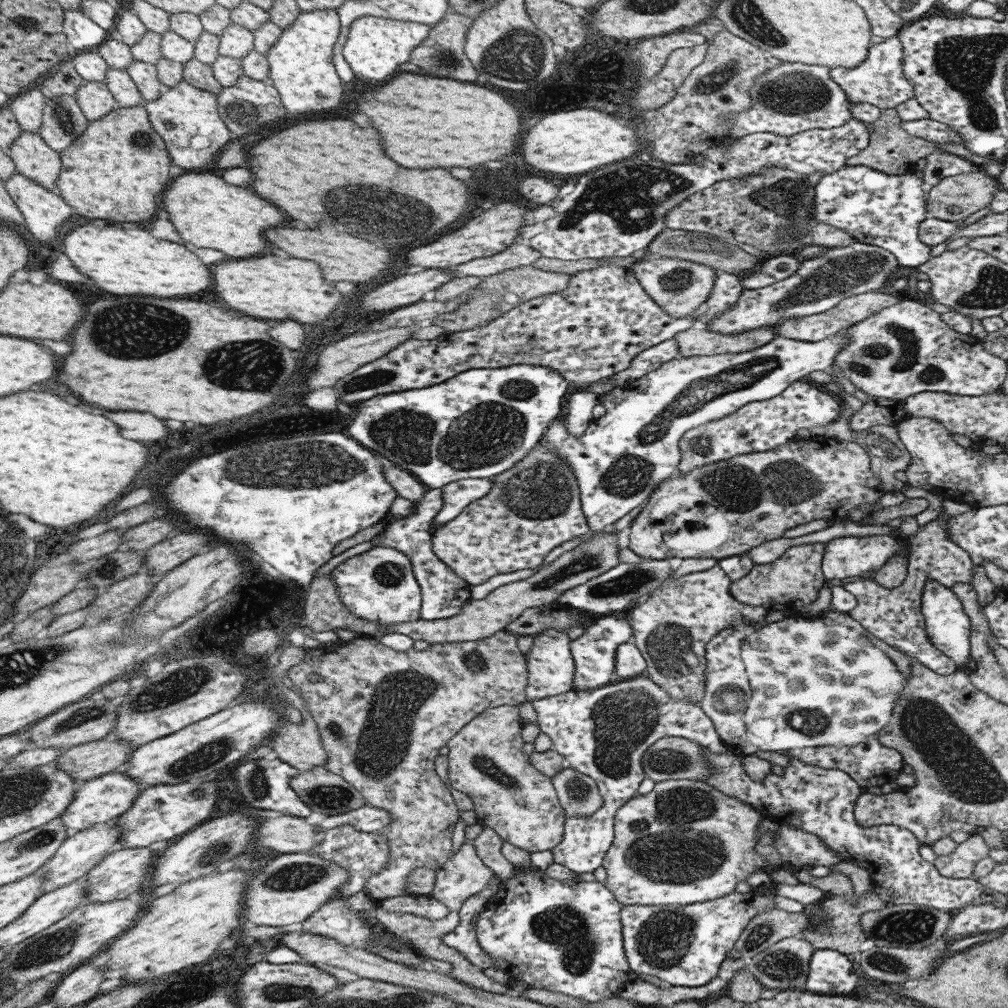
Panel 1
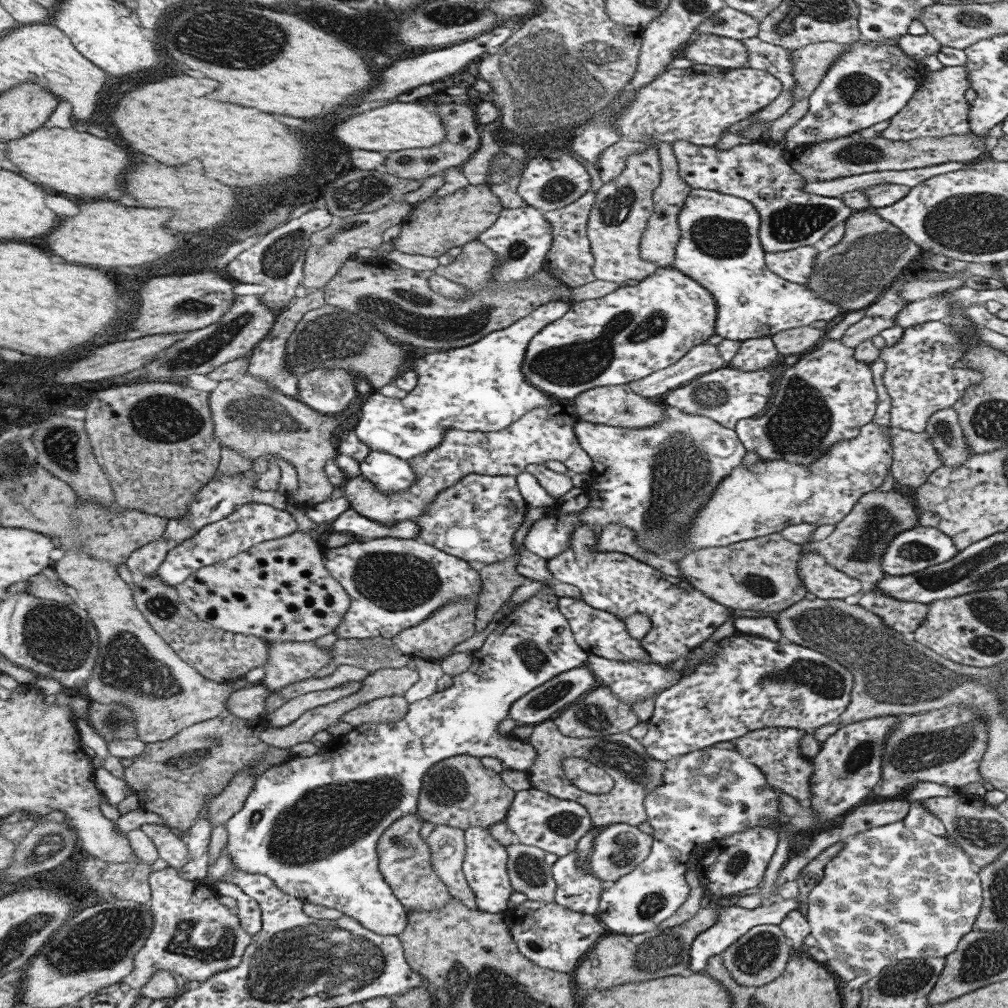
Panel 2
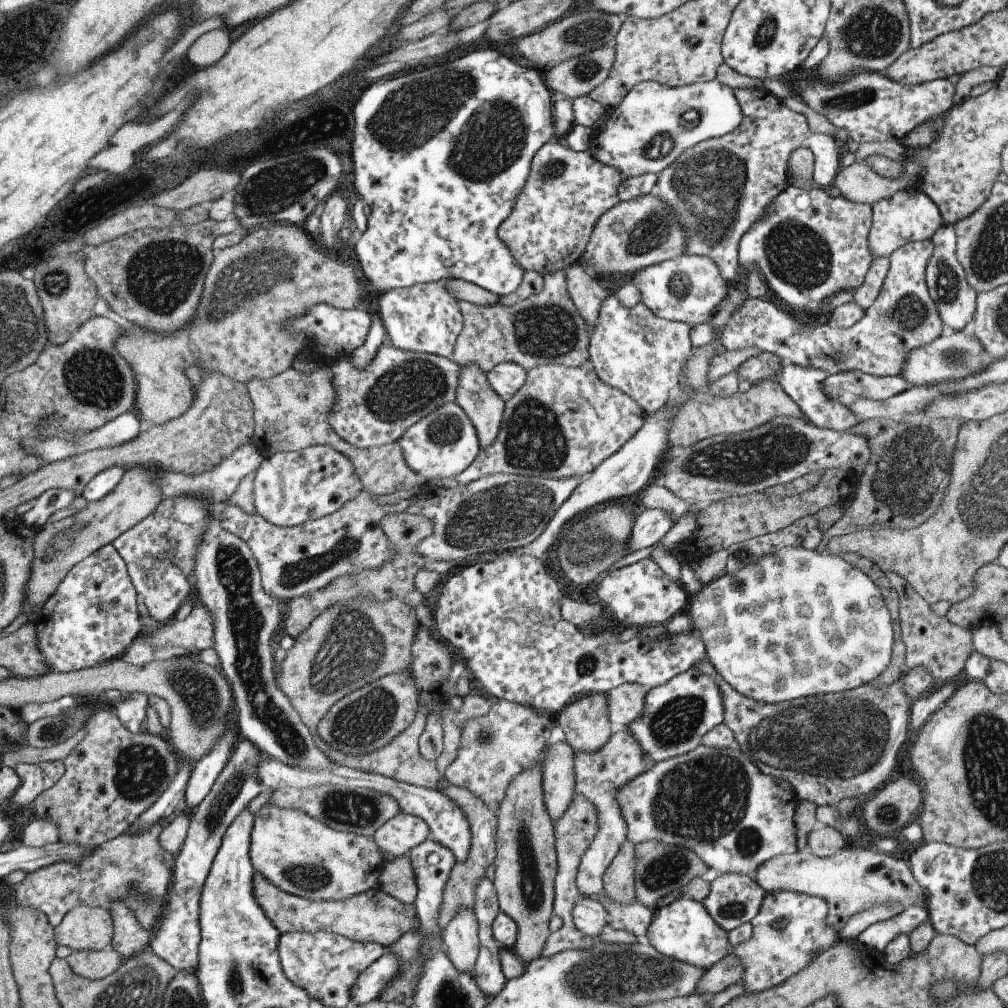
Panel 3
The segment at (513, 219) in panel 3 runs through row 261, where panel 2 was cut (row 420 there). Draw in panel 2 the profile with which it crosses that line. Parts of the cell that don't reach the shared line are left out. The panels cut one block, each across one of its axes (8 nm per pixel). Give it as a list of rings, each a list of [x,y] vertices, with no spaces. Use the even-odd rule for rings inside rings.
[[[549,396],[550,408],[534,408],[510,426],[498,431],[468,432],[446,430],[444,440],[430,452],[410,458],[409,466],[417,475],[417,482],[408,490],[382,492],[362,474],[344,483],[344,498],[350,507],[362,516],[380,522],[394,524],[402,520],[416,520],[426,514],[426,508],[446,488],[454,486],[470,474],[487,476],[514,476],[524,473],[530,464],[543,466],[544,462],[560,461],[571,474],[591,475],[593,464],[589,454],[580,446],[574,433],[574,424],[579,421],[578,410],[570,399]]]

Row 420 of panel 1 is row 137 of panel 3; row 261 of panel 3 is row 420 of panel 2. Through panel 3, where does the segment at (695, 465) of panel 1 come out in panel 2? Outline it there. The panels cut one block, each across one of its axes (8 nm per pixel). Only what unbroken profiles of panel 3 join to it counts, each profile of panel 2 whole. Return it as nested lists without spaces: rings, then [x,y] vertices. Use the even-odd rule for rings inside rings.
[[[728,366],[694,378],[690,383],[675,388],[663,396],[660,402],[682,413],[693,416],[704,416],[726,428],[734,429],[740,419],[754,417],[766,408],[772,392],[774,378],[770,369],[757,372],[741,372]]]

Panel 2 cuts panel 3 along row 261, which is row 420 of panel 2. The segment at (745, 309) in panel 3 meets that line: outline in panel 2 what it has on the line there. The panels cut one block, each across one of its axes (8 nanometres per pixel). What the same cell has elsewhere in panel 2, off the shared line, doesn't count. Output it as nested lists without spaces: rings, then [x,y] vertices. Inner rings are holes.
[[[948,320],[928,321],[904,329],[894,347],[881,350],[879,358],[886,363],[884,386],[893,403],[889,424],[894,431],[924,431],[930,417],[954,406],[965,396],[966,388],[983,380],[982,374],[972,368],[952,368],[969,350],[964,342],[963,336],[948,325]]]

